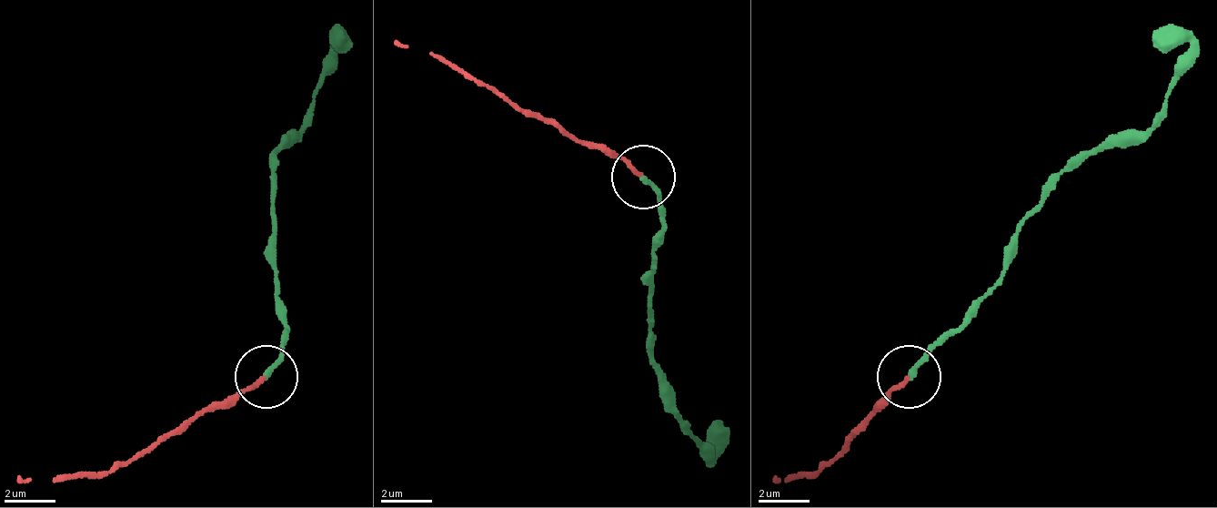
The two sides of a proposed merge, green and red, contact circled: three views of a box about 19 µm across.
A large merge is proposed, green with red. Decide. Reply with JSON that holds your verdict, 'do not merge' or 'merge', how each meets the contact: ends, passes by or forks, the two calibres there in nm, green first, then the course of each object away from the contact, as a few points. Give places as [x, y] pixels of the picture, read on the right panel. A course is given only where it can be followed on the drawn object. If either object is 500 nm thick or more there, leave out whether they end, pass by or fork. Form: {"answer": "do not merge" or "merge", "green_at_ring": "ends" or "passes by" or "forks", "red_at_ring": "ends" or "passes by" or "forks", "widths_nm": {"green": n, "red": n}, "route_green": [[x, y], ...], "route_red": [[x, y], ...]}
{"answer": "merge", "green_at_ring": "ends", "red_at_ring": "ends", "widths_nm": {"green": 200, "red": 160}, "route_green": [[908, 375], [964, 318], [1002, 273], [1015, 222], [1066, 172], [1130, 147], [1155, 121], [1187, 51], [1155, 32]], "route_red": [[908, 375], [819, 470], [774, 482]]}

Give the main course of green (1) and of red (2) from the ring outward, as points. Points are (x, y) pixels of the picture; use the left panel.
1: (265, 375), (284, 350), (271, 172), (284, 147), (309, 121), (327, 51), (340, 32)
2: (265, 375), (112, 470), (17, 482)

